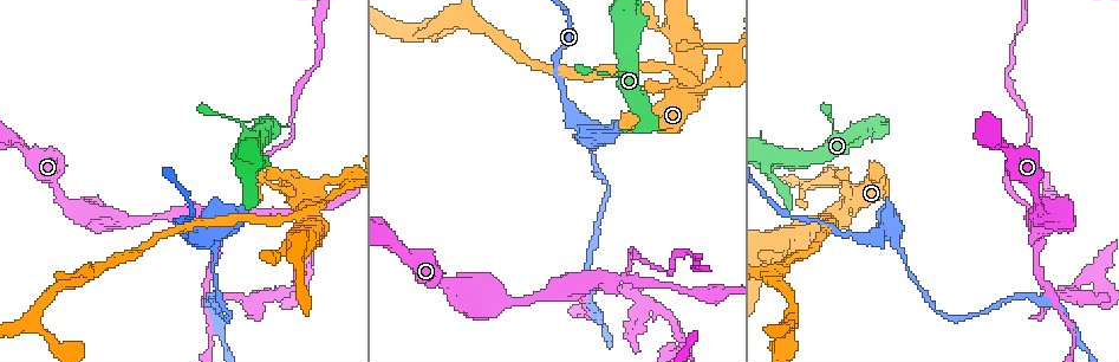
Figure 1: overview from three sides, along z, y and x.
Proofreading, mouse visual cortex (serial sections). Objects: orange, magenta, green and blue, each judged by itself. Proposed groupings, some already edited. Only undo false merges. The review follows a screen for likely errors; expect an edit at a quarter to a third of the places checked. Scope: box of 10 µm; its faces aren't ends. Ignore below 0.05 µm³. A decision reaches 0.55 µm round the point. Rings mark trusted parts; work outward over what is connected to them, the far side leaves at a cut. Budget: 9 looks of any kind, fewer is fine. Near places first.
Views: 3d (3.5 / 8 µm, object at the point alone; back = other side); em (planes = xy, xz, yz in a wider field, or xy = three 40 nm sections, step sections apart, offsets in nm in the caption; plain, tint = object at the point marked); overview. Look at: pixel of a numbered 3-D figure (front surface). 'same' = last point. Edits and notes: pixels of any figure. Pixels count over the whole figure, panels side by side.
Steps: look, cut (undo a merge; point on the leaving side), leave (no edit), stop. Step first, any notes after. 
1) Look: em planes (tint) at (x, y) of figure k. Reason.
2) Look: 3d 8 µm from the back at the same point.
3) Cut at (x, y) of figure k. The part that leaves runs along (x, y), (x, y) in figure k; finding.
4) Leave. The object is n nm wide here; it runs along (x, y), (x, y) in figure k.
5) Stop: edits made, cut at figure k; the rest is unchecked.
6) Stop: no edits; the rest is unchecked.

Look: 3d 3.5 µm at (302, 214) of figure 1. Sudden change in width.

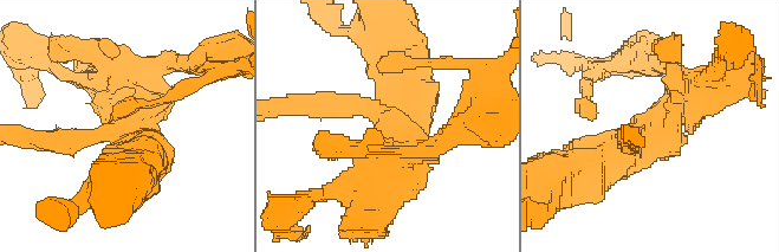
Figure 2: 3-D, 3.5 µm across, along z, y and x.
Look: em planes (plain) at (119, 135) of figure 2. 3 arms meet here; the arms are 250, 500, 600 nm wide.

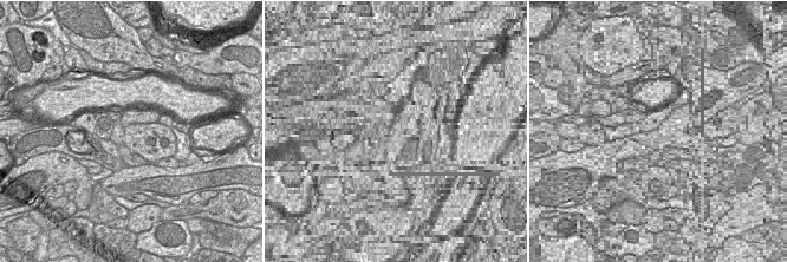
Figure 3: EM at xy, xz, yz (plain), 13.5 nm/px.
Look: em planes (tint) at the same point.

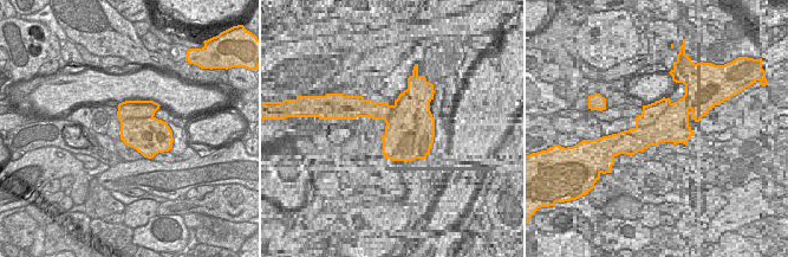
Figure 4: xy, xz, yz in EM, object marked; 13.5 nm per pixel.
Cut at (437, 144) of figure 2. A second cell is stuck on.

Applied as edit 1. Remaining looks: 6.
Look: 3d 3.5 µm at (898, 241) of figure 1. Three-way junction.

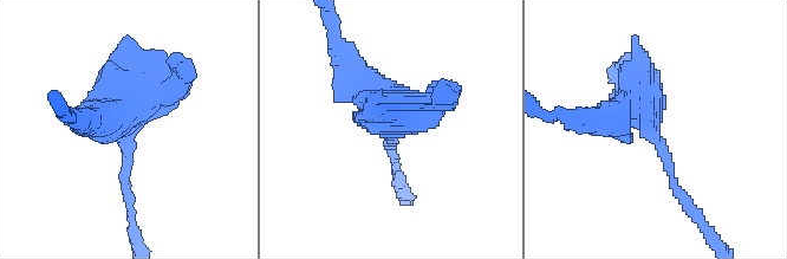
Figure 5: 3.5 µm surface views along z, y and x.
Look: em planes (tint) at (124, 127) of figure 5. Need the tissue.

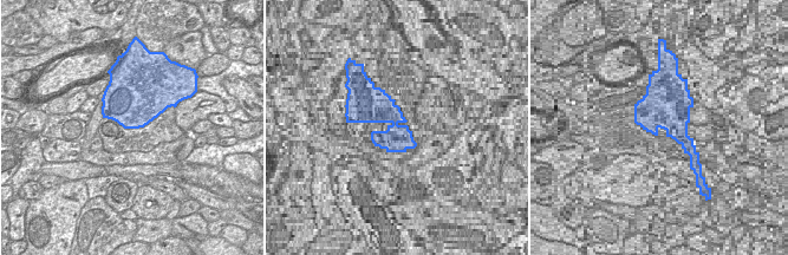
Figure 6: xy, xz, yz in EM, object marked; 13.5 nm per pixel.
Look: em xy step 5 (tint) at the same point. Cut it another way.

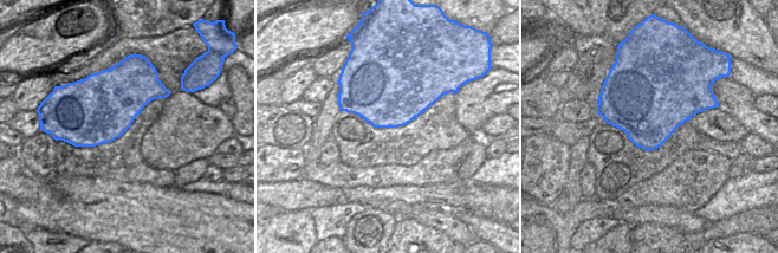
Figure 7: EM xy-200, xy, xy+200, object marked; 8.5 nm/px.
Cut at (451, 98) of figure 5. The part that leaves runs along (158, 91), (181, 81), (169, 56) in figure 5; two cells meet here.

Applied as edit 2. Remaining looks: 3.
Look: 3d 8 µm at (620, 276) of figure 1. Small branch off a trunk.

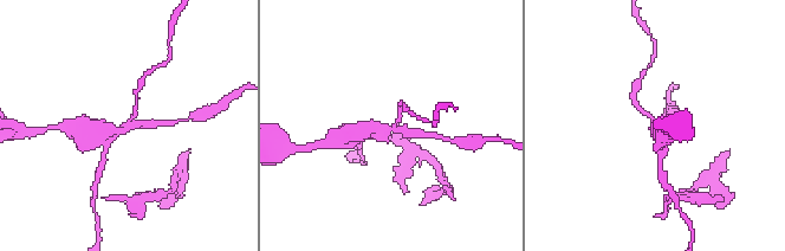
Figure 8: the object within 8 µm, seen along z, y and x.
Look: 3d 3.5 µm at the same point. Closer look.

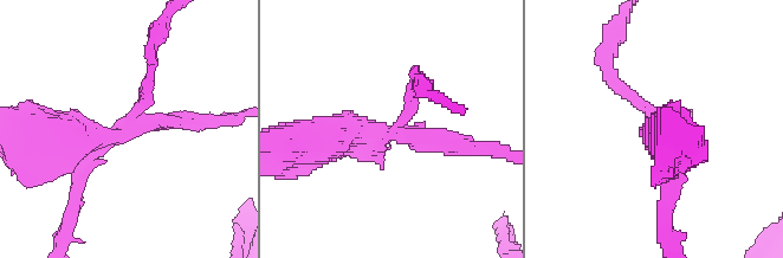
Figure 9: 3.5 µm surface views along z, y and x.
Look: em xy step 2 (tint) at (393, 132) of figure 9. 3 arms meet here; the arms are 150, 200, 500 nm wide.

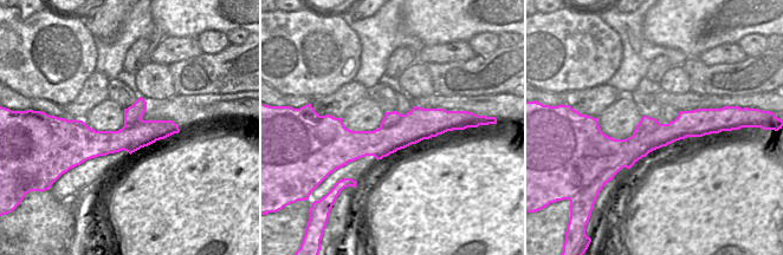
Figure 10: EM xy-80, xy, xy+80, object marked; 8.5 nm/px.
Cut at (667, 215) of figure 9. The part that leaves runs along (671, 181), (661, 206), (667, 243) in figure 9; two cells meet here.

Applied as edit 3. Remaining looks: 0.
Stop: edits made, cut at figure 2, cut at figure 5, cut at figure 9; the rest is unchecked.

